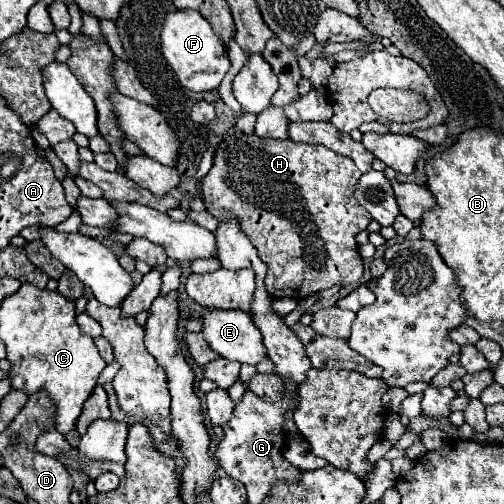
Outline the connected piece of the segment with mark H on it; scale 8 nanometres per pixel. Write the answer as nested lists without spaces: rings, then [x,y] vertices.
[[[229,130],[221,142],[217,144],[215,148],[215,158],[213,158],[213,166],[209,170],[209,174],[201,180],[201,194],[203,194],[203,202],[205,202],[205,208],[207,212],[211,212],[213,216],[231,216],[231,218],[237,218],[239,222],[239,228],[241,232],[251,240],[251,244],[257,248],[259,252],[259,258],[263,262],[267,262],[269,270],[267,270],[267,278],[265,278],[265,286],[269,288],[269,294],[273,298],[295,298],[295,300],[303,300],[319,290],[325,290],[325,288],[333,288],[335,284],[341,284],[341,286],[347,286],[347,284],[353,284],[361,278],[363,274],[363,258],[359,256],[357,252],[357,242],[355,242],[355,236],[367,228],[367,224],[371,222],[371,216],[369,212],[353,198],[353,192],[355,192],[355,186],[359,182],[359,168],[355,166],[355,162],[351,158],[345,158],[345,156],[339,156],[339,154],[333,154],[331,150],[327,150],[325,146],[317,146],[317,144],[299,144],[299,142],[293,142],[289,138],[285,140],[263,140],[259,138],[257,134],[243,134],[239,130]]]

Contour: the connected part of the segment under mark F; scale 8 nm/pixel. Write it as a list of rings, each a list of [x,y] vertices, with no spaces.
[[[175,10],[165,16],[161,30],[161,52],[171,70],[175,72],[177,80],[193,92],[217,90],[223,76],[231,68],[227,46],[221,36],[213,32],[213,28],[207,24],[207,20],[203,20],[201,14],[191,10]]]

